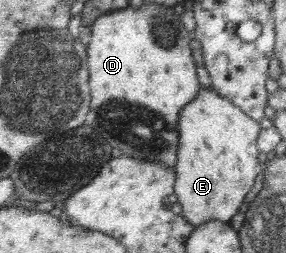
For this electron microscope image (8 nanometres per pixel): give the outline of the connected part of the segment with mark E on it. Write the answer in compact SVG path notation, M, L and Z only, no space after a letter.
M201 86L177 114L178 149L173 192L181 205L179 214L192 227L208 220L228 223L242 207L244 195L261 171L255 146L259 124L219 93Z

